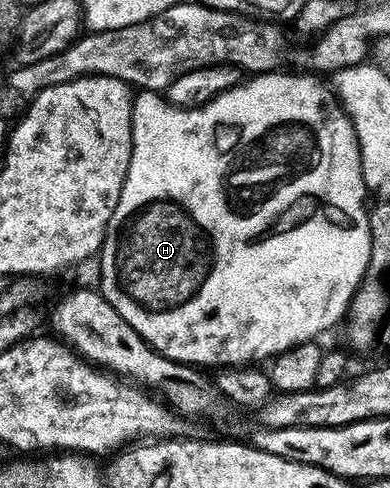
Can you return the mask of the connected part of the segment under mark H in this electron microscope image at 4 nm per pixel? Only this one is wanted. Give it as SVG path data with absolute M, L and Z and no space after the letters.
M285 69L257 73L252 77L246 78L238 87L232 87L223 93L219 93L210 103L204 103L202 107L176 107L174 103L169 102L165 98L164 94L144 89L136 92L133 101L133 148L131 149L131 161L127 169L127 177L123 181L123 193L119 193L119 201L111 213L111 221L107 225L105 239L101 242L101 250L99 252L99 260L101 259L101 284L99 284L99 290L102 297L113 306L115 313L119 313L119 317L123 317L123 321L127 321L127 325L131 325L131 329L135 329L135 333L139 333L139 337L143 337L146 343L154 351L158 351L165 359L170 359L176 363L196 365L201 369L209 369L205 367L219 369L226 366L253 365L261 361L257 359L272 360L274 357L283 354L287 350L291 350L295 346L299 346L301 343L316 340L319 337L316 335L321 335L324 331L331 330L340 319L342 322L346 318L352 304L353 296L357 294L361 286L361 280L365 278L369 270L369 258L371 257L370 208L368 206L365 207L367 192L365 190L365 182L363 181L361 150L359 149L357 133L353 128L353 121L339 102L334 88L328 82L325 82L326 84L320 83L317 80L320 78L313 73L301 74L305 75L288 75Z

